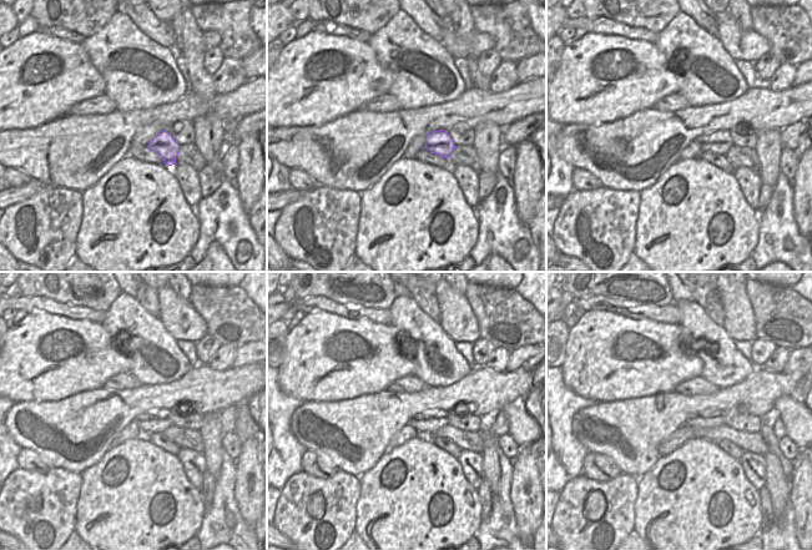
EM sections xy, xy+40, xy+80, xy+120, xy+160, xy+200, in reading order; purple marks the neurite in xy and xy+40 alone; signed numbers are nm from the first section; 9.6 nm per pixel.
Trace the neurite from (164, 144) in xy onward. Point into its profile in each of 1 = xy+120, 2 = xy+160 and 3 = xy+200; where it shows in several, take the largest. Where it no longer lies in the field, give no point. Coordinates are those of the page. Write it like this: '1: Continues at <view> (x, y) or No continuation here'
1: Continues at xy+120 (156, 422)
2: Continues at xy+160 (427, 423)
3: Continues at xy+200 (704, 418).

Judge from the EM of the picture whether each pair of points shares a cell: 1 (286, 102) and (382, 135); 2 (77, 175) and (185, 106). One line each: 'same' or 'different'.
1: different
2: same

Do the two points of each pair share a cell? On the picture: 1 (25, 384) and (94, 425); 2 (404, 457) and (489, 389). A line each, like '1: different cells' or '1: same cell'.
1: different cells
2: different cells

